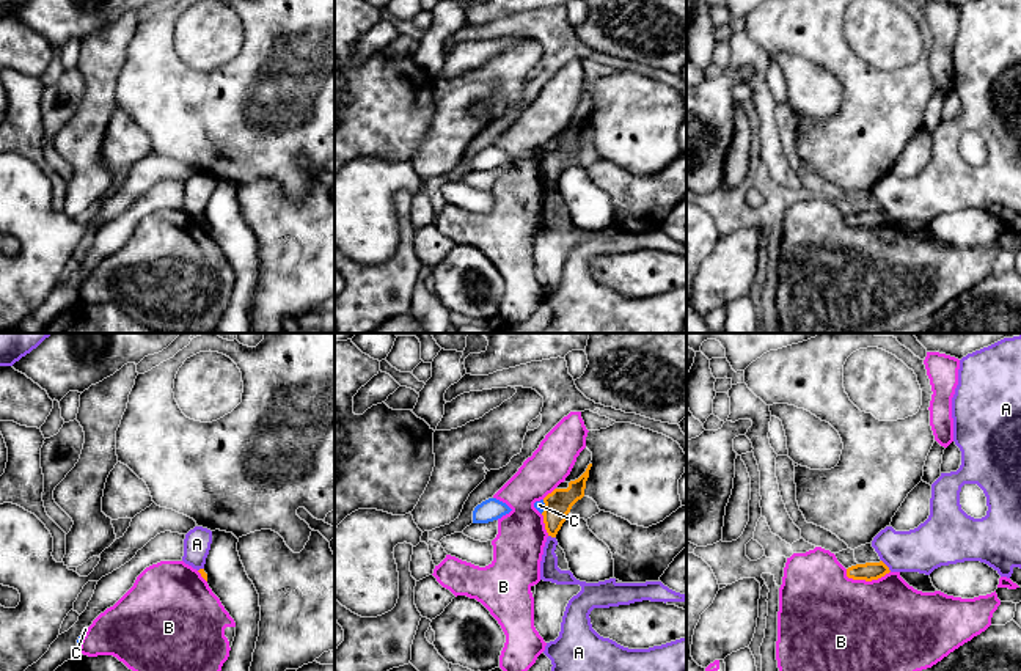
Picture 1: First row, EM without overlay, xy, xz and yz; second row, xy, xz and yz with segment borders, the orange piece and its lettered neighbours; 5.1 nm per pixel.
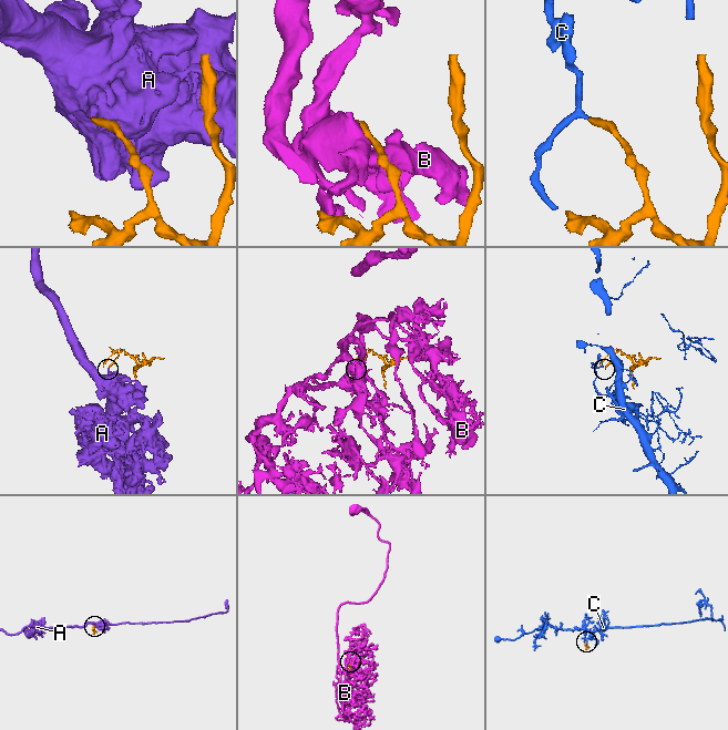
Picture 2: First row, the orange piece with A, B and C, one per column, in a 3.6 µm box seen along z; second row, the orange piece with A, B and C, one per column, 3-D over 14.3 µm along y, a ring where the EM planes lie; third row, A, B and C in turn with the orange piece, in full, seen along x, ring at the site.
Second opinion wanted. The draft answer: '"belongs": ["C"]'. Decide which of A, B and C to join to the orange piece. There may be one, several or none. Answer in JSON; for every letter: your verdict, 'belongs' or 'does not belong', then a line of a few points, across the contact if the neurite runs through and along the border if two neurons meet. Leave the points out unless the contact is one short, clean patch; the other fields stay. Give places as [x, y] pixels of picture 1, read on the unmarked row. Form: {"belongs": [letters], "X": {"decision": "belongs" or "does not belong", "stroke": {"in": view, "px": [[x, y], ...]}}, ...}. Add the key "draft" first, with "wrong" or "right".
{"draft": "wrong", "belongs": [], "A": {"decision": "does not belong", "stroke": {"in": "yz", "px": [[881, 208], [891, 219]]}}, "B": {"decision": "does not belong"}, "C": {"decision": "does not belong", "stroke": {"in": "xz", "px": [[544, 148], [541, 161]]}}}

